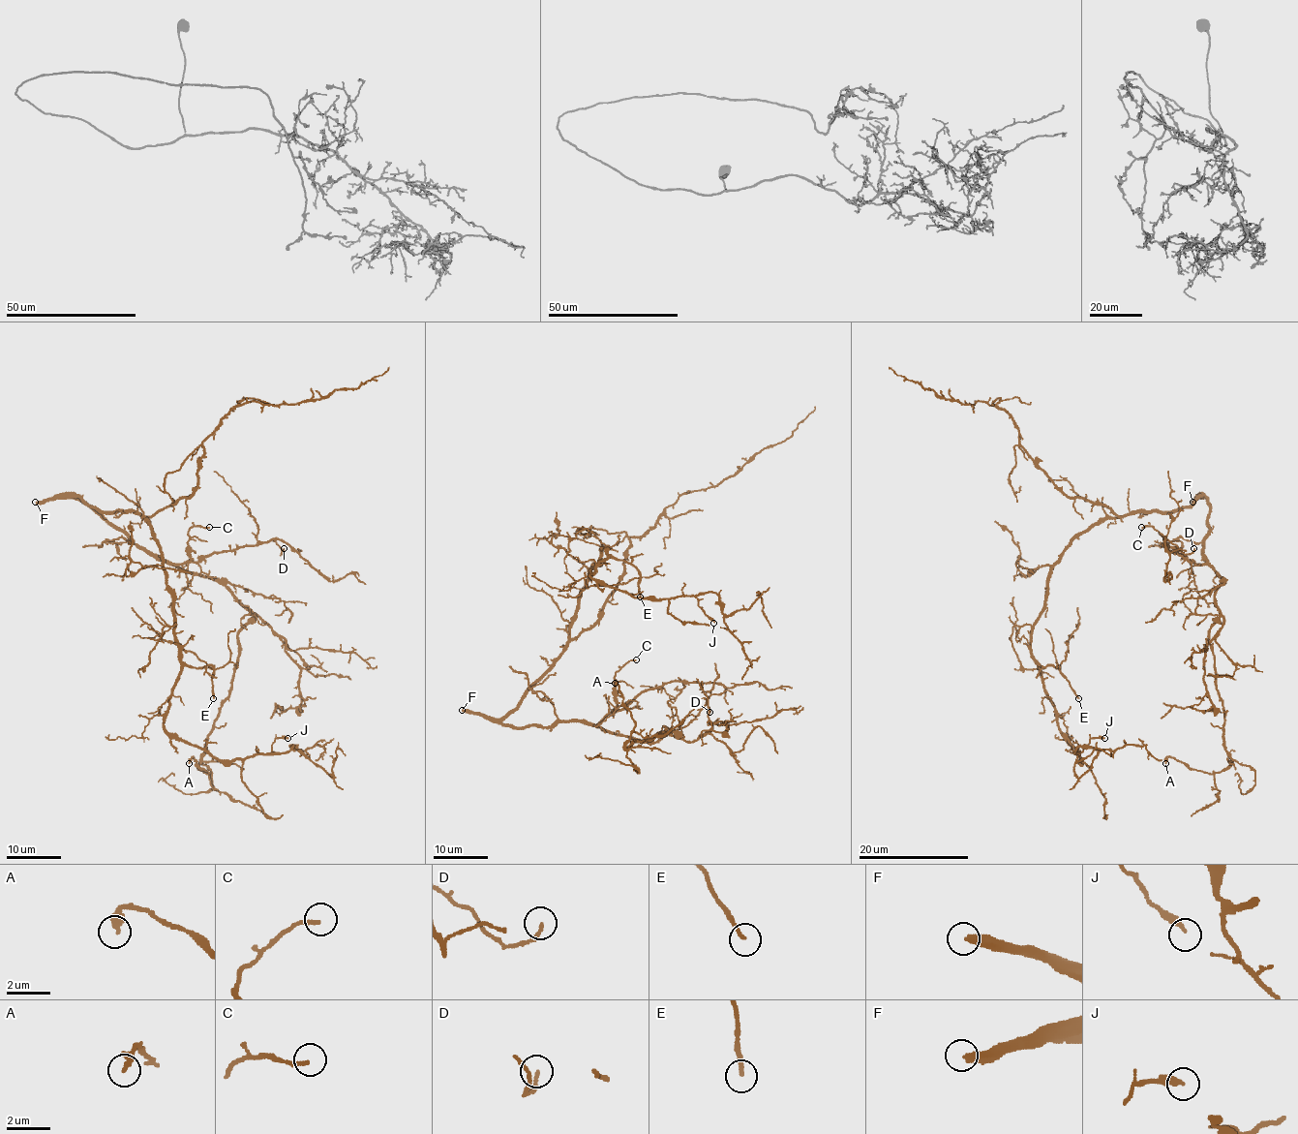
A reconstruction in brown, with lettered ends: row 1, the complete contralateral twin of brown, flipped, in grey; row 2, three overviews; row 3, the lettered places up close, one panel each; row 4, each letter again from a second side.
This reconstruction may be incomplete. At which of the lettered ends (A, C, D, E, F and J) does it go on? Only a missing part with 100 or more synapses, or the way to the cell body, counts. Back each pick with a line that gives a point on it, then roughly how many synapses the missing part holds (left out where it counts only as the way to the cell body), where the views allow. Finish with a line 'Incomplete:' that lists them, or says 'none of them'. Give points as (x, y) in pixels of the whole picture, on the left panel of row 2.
F: (35, 502) | 200 syn
Incomplete: F

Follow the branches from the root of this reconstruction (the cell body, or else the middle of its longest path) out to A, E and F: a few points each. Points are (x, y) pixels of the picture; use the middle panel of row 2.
A: (552, 662), (504, 724), (580, 721), (631, 739), (679, 736), (664, 726), (626, 749), (634, 721), (615, 683)
E: (552, 662), (568, 639), (578, 595), (603, 548), (639, 571), (640, 597)
F: (552, 662), (552, 667), (505, 717), (486, 719), (462, 710)

